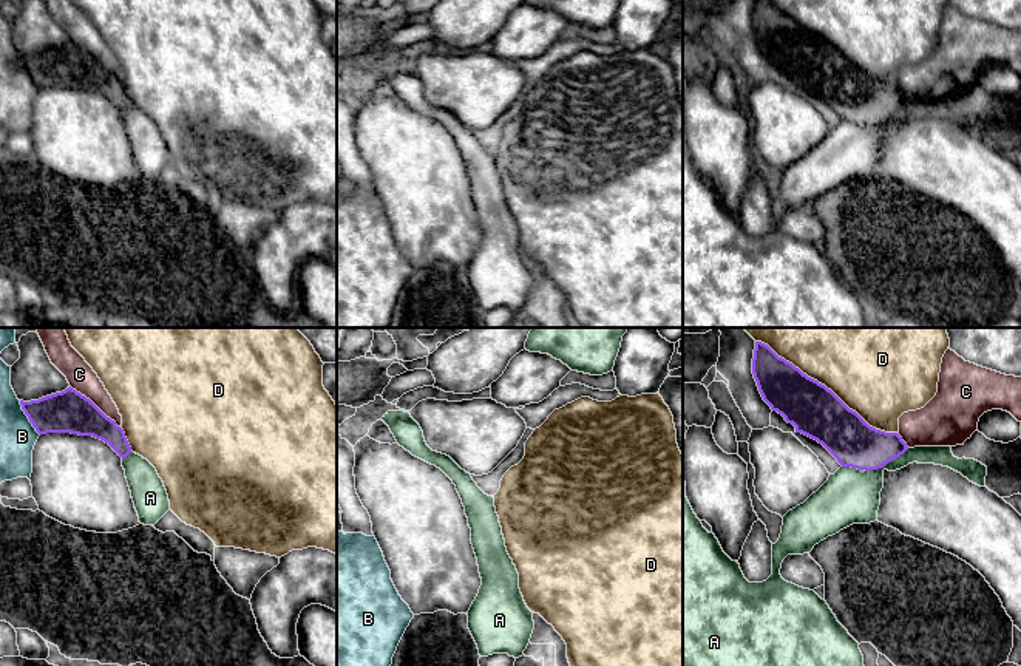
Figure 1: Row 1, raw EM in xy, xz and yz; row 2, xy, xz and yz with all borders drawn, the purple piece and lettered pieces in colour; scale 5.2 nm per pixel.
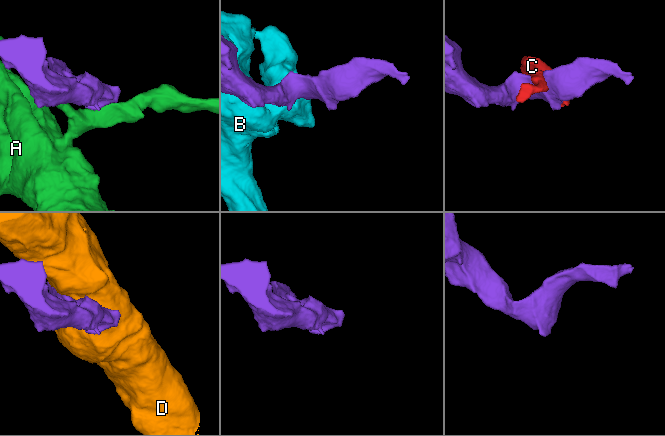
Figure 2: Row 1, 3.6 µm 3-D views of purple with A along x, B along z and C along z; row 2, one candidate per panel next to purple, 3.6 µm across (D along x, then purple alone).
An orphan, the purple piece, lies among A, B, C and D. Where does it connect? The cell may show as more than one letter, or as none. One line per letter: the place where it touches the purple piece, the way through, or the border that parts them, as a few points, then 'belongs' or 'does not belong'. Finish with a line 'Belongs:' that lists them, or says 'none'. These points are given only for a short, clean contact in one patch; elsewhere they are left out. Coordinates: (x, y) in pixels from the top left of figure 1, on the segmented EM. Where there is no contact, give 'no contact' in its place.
A: meets purple in yz at (875, 468); belongs
B: meets purple in xy at (28, 417); does not belong
C: meets purple in xy at (94, 405); does not belong
D: meets purple in yz at (825, 387); does not belong
Belongs: A

